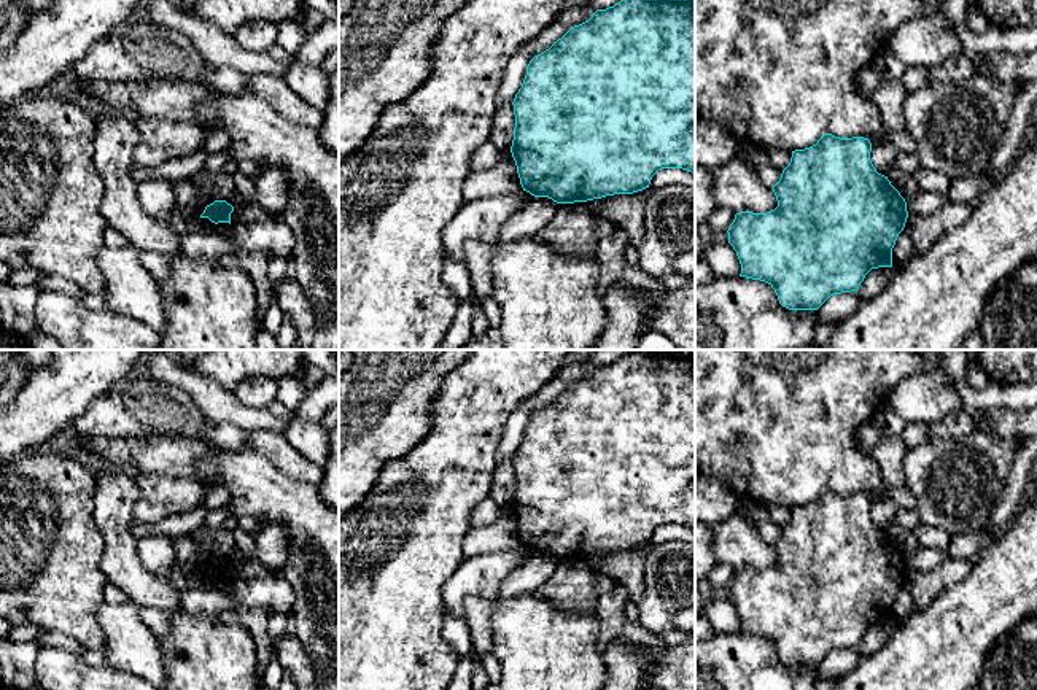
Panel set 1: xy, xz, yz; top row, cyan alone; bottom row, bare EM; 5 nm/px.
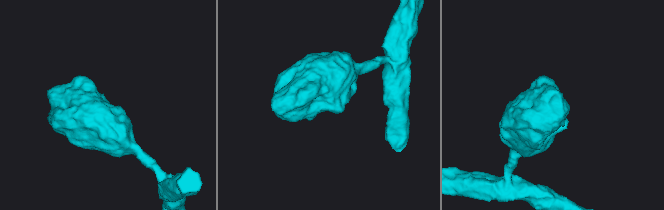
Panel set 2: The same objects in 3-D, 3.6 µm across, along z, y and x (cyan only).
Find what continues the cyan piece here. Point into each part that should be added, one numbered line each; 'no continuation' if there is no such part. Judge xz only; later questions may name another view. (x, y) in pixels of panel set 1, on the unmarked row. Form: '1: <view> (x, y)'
no continuation

